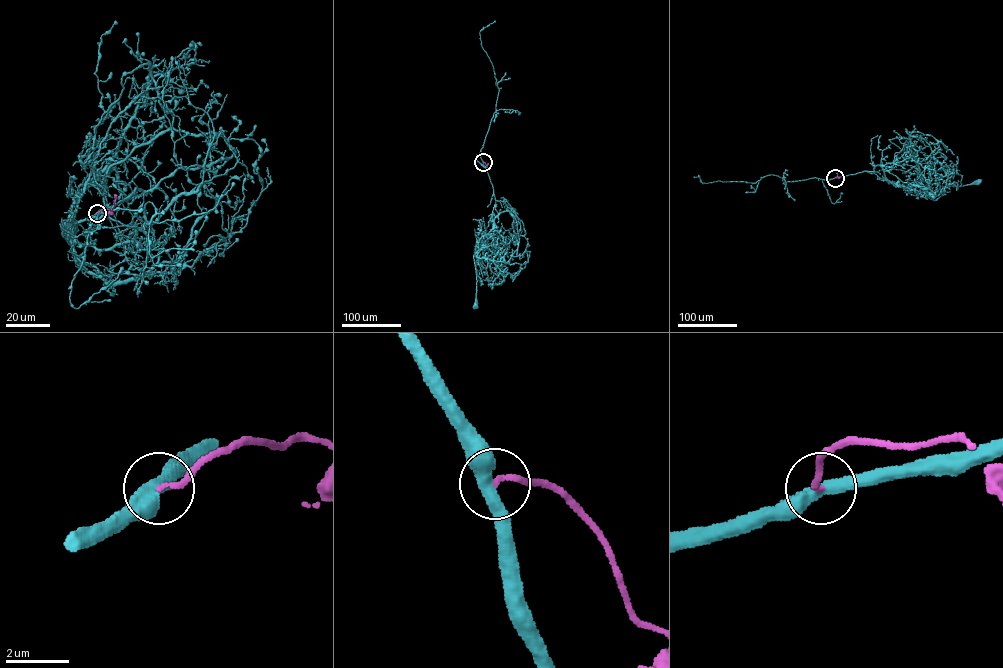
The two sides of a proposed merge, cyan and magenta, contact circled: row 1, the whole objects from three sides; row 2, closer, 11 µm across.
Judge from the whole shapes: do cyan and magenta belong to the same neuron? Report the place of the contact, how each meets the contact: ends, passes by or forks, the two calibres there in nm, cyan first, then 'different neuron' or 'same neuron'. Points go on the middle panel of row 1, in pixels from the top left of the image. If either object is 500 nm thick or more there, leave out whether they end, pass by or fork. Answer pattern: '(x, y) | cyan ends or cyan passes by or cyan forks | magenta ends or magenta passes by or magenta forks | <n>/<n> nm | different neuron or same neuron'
(483, 162) | cyan passes by | magenta ends | 440/180 nm | same neuron

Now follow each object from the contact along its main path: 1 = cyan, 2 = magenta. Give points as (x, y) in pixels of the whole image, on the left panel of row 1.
1: (97, 213), (144, 192), (132, 240), (97, 249), (70, 226), (62, 233), (69, 243), (68, 227)
2: (97, 213), (111, 210), (115, 194)

